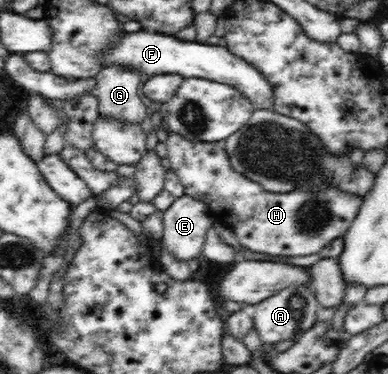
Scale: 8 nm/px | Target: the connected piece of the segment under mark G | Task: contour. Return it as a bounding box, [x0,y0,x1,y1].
[93,65,147,125]

